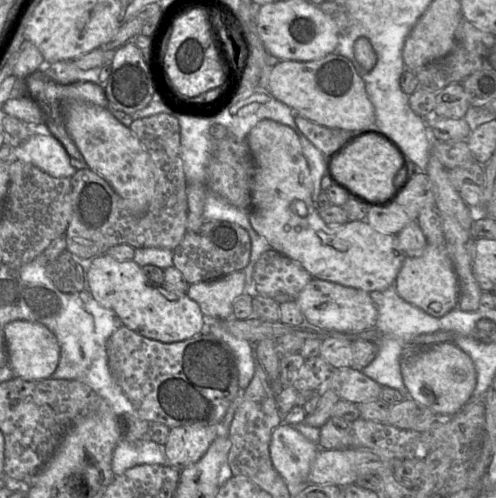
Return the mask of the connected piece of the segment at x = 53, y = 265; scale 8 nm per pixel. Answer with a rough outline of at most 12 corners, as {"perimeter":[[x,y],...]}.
{"perimeter":[[67,250],[48,262],[46,273],[66,294],[81,297],[86,270]]}

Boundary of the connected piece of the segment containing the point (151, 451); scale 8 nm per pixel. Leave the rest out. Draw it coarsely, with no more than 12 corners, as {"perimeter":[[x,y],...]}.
{"perimeter":[[120,439],[115,476],[142,464],[168,465],[163,446]]}

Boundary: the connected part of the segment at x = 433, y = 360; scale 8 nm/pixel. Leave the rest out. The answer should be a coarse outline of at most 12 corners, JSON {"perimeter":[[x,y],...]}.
{"perimeter":[[455,343],[402,359],[408,398],[441,418],[470,400],[476,370]]}

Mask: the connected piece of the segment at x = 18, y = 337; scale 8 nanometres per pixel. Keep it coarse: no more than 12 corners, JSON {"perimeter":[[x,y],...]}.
{"perimeter":[[43,324],[4,326],[7,363],[15,377],[45,380],[61,355]]}

